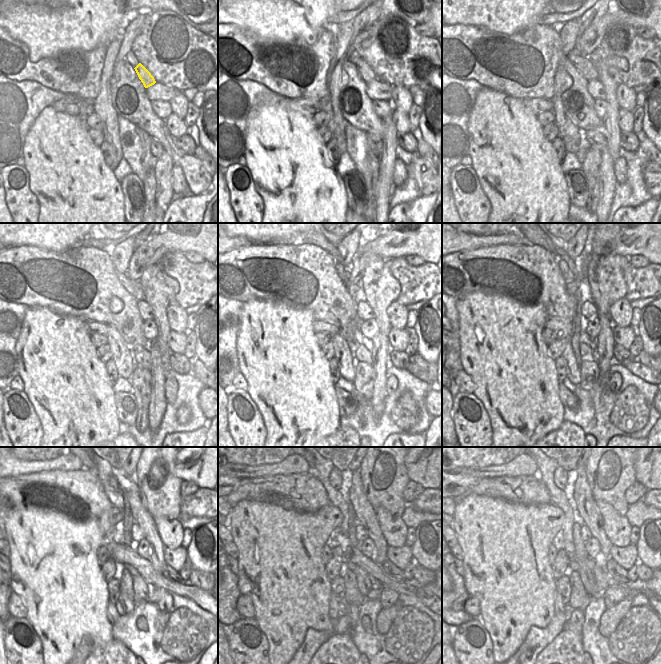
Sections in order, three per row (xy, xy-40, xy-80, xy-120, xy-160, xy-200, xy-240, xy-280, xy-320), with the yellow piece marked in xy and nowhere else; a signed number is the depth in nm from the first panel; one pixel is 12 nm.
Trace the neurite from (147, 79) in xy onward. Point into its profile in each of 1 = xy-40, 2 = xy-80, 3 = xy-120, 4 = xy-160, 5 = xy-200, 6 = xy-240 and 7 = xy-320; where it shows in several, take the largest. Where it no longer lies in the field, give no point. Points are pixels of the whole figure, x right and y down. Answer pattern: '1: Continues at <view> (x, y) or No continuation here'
1: Continues at xy-40 (367, 74)
2: Continues at xy-80 (583, 65)
3: Continues at xy-120 (133, 287)
4: Continues at xy-160 (340, 269)
5: Continues at xy-200 (563, 265)
6: Continues at xy-240 (112, 481)
7: Continues at xy-320 (560, 477)

